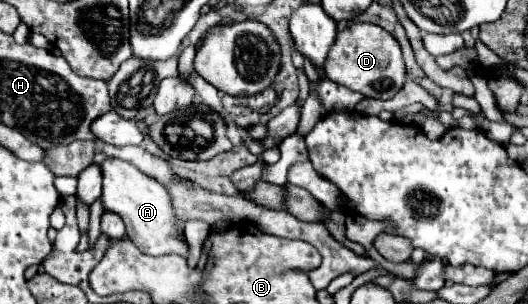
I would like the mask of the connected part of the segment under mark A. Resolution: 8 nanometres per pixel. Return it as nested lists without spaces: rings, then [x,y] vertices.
[[[108,159],[102,163],[102,203],[106,211],[114,211],[122,217],[126,223],[126,235],[142,253],[146,255],[168,255],[178,253],[182,257],[190,257],[190,247],[182,239],[184,227],[174,217],[174,207],[168,195],[168,189],[152,179],[150,175],[142,173],[134,165],[120,161],[120,159]]]

